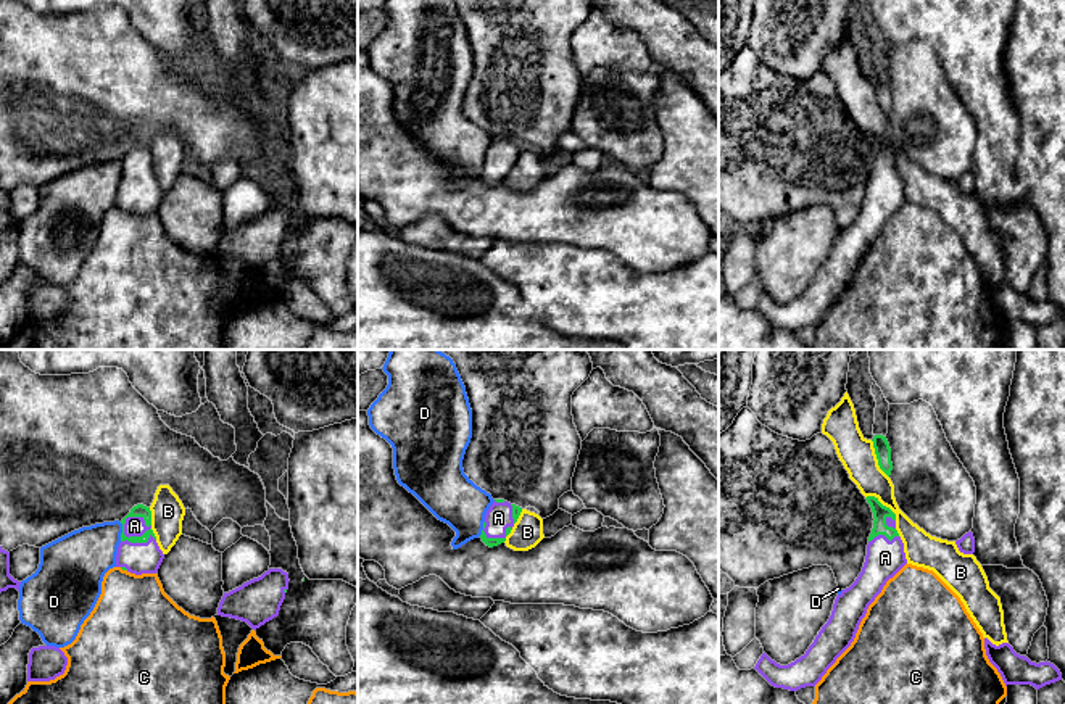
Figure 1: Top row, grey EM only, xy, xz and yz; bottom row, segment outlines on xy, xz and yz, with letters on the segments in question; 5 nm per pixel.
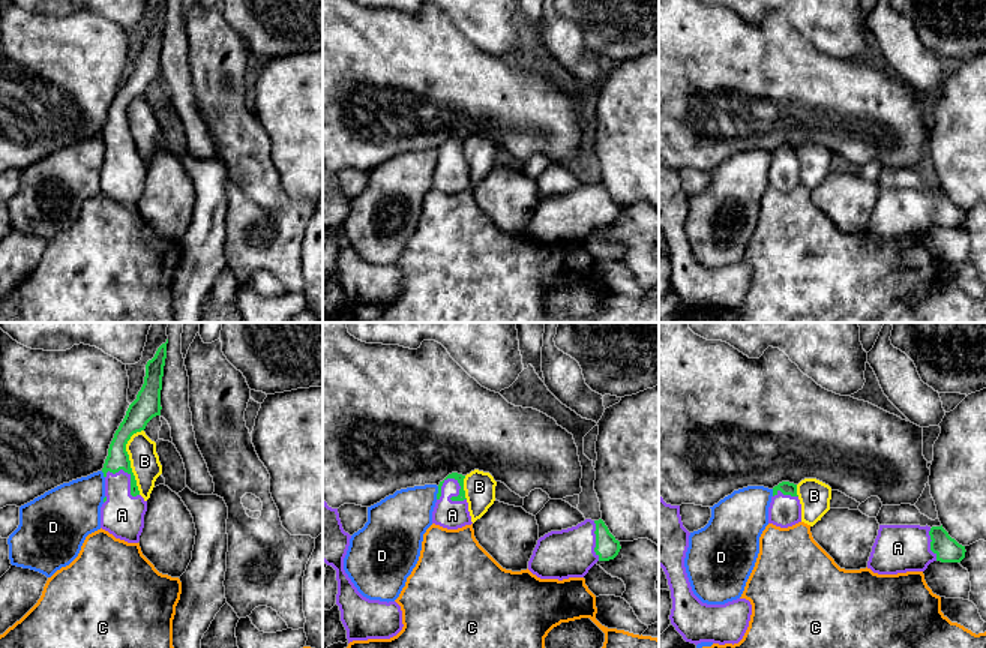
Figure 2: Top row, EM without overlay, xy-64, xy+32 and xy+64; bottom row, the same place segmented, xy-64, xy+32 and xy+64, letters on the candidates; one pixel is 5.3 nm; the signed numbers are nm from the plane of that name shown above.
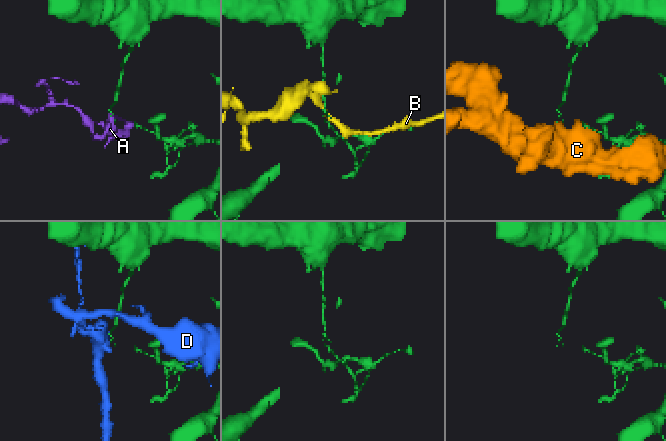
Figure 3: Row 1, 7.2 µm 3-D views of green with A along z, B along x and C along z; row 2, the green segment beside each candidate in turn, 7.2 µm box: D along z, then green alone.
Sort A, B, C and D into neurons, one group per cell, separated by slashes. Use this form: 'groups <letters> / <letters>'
groups A / B / C / D

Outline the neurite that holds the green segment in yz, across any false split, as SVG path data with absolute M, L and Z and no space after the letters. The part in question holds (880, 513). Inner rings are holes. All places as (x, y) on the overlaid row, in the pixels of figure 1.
M867 496L865 499L870 504L875 519L868 541L872 541L878 535L885 535L889 541L894 536L899 536L896 528L886 525L886 519L891 517L893 520L896 520L896 514L889 507L883 506L875 496Z

